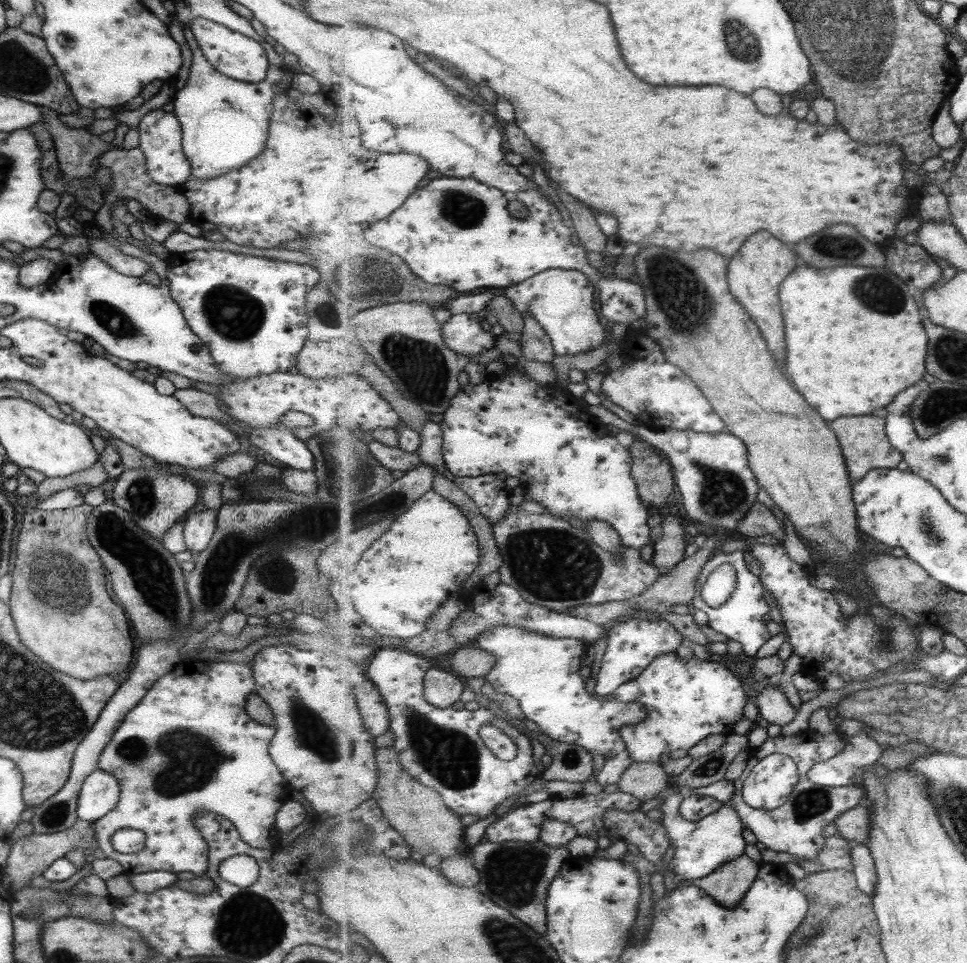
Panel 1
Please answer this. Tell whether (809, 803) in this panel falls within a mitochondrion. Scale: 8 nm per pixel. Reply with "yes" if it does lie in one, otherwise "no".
yes

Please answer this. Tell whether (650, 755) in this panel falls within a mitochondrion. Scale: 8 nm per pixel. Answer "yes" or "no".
no

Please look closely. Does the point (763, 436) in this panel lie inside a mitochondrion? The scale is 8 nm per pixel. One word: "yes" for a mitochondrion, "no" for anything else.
no

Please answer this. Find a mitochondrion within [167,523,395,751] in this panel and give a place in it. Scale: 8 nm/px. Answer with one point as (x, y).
(213, 593)

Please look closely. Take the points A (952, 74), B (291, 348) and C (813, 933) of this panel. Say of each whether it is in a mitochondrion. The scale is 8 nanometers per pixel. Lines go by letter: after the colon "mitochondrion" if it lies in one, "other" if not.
A: other
B: other
C: mitochondrion

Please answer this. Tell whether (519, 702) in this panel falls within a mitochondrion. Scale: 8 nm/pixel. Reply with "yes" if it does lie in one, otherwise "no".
no

